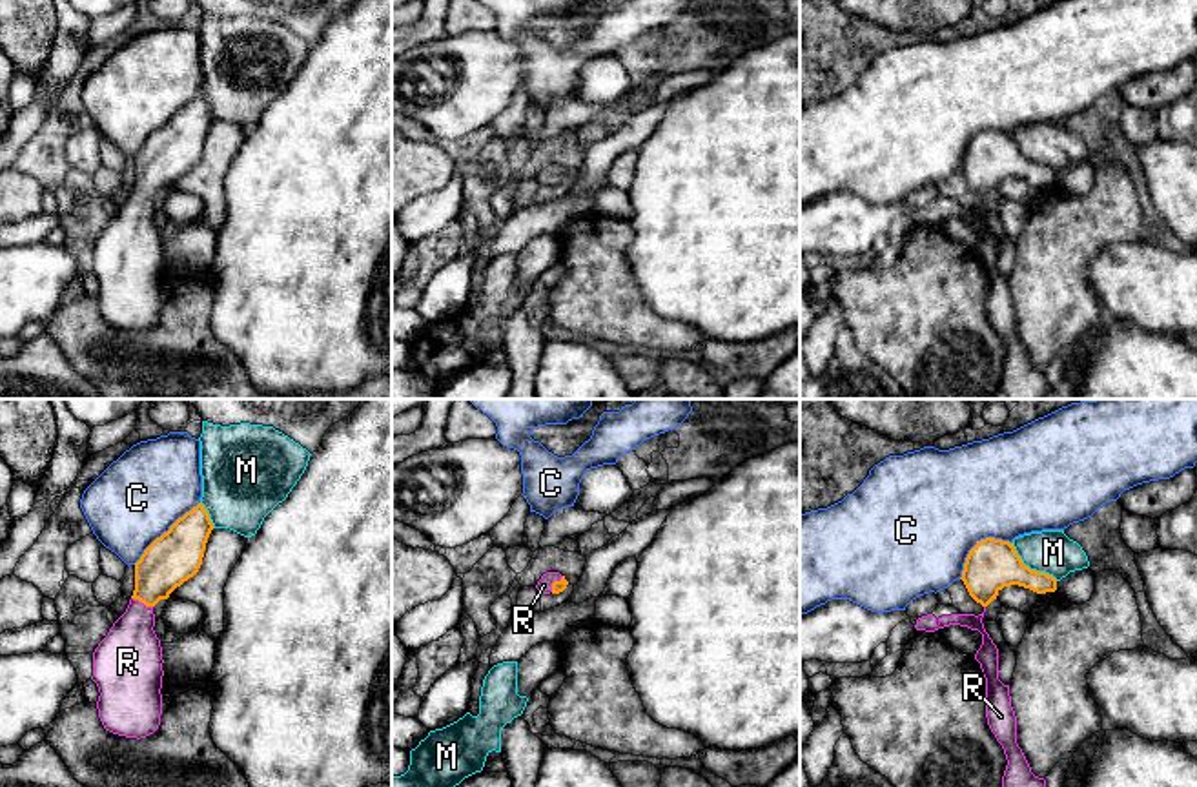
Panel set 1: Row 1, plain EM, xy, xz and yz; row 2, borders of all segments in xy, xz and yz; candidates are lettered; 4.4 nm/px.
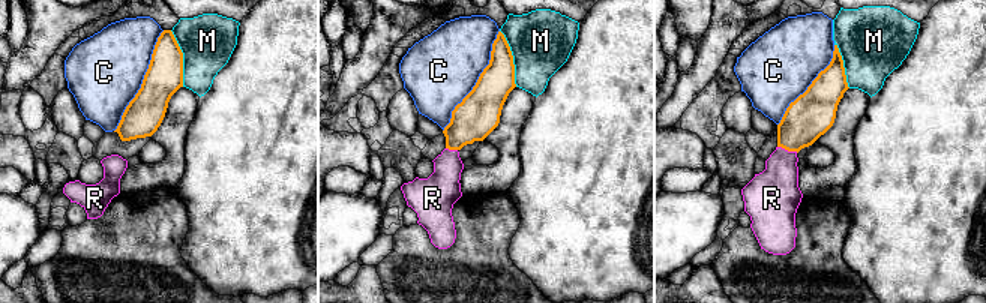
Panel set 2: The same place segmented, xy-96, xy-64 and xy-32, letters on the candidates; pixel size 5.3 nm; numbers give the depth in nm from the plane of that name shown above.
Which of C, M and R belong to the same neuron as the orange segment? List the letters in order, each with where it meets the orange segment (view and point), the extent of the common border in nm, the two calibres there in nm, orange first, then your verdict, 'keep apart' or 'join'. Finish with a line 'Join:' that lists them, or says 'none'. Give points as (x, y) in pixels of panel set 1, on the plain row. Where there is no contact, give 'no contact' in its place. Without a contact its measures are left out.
C: yz (977, 135) | 280 nm | 220/480 nm | keep apart
M: yz (1030, 161) | 260 nm | 220/190 nm | keep apart
R: xy (143, 194) | 110 nm | 220/280 nm | join
Join: R

